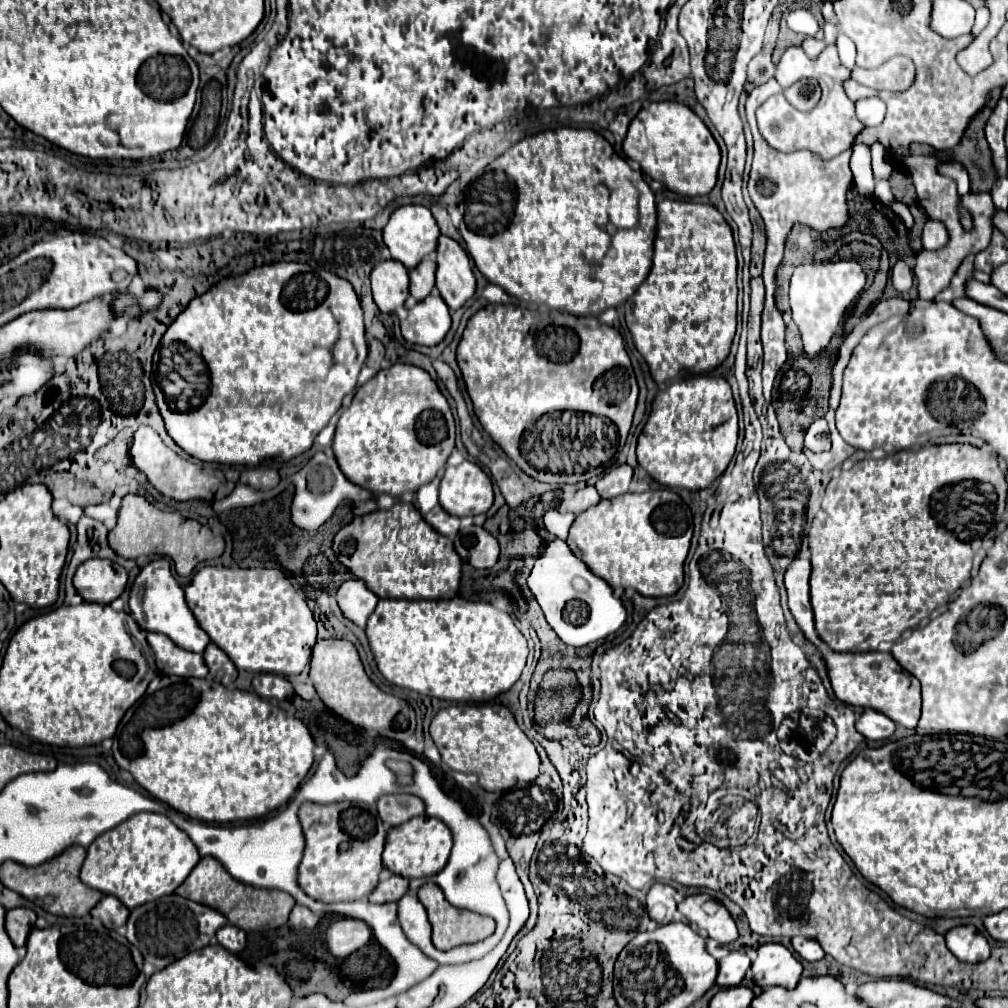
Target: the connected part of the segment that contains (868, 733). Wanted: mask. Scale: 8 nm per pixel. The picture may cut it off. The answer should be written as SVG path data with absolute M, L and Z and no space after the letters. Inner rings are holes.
M865 709L857 719L855 727L865 739L873 739L873 741L887 739L895 731L895 723L875 709Z

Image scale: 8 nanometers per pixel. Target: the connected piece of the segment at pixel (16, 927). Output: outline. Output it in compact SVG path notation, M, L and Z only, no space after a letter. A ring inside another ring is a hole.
M17 907L17 909L9 909L7 911L7 919L5 919L5 927L7 927L7 935L11 937L15 947L23 947L27 941L29 931L33 929L37 915L31 909L25 907Z

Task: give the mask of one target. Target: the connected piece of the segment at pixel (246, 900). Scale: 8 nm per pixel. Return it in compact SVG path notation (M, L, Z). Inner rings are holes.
M203 857L197 867L189 873L189 881L185 879L185 883L181 883L181 887L177 889L179 895L185 895L197 903L205 903L207 907L213 907L215 911L221 911L227 921L235 927L241 927L243 931L253 931L253 929L277 929L281 925L287 923L287 917L295 905L293 897L285 891L265 891L265 889L257 889L251 885L245 885L237 879L233 879L223 865L215 859L215 857ZM271 919L271 925L269 925Z

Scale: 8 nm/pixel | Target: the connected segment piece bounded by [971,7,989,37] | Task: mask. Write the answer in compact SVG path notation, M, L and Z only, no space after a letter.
M983 7L983 9L977 9L977 19L975 19L975 25L973 25L973 31L971 31L971 35L973 37L977 37L979 35L979 31L985 27L989 23L989 11Z

